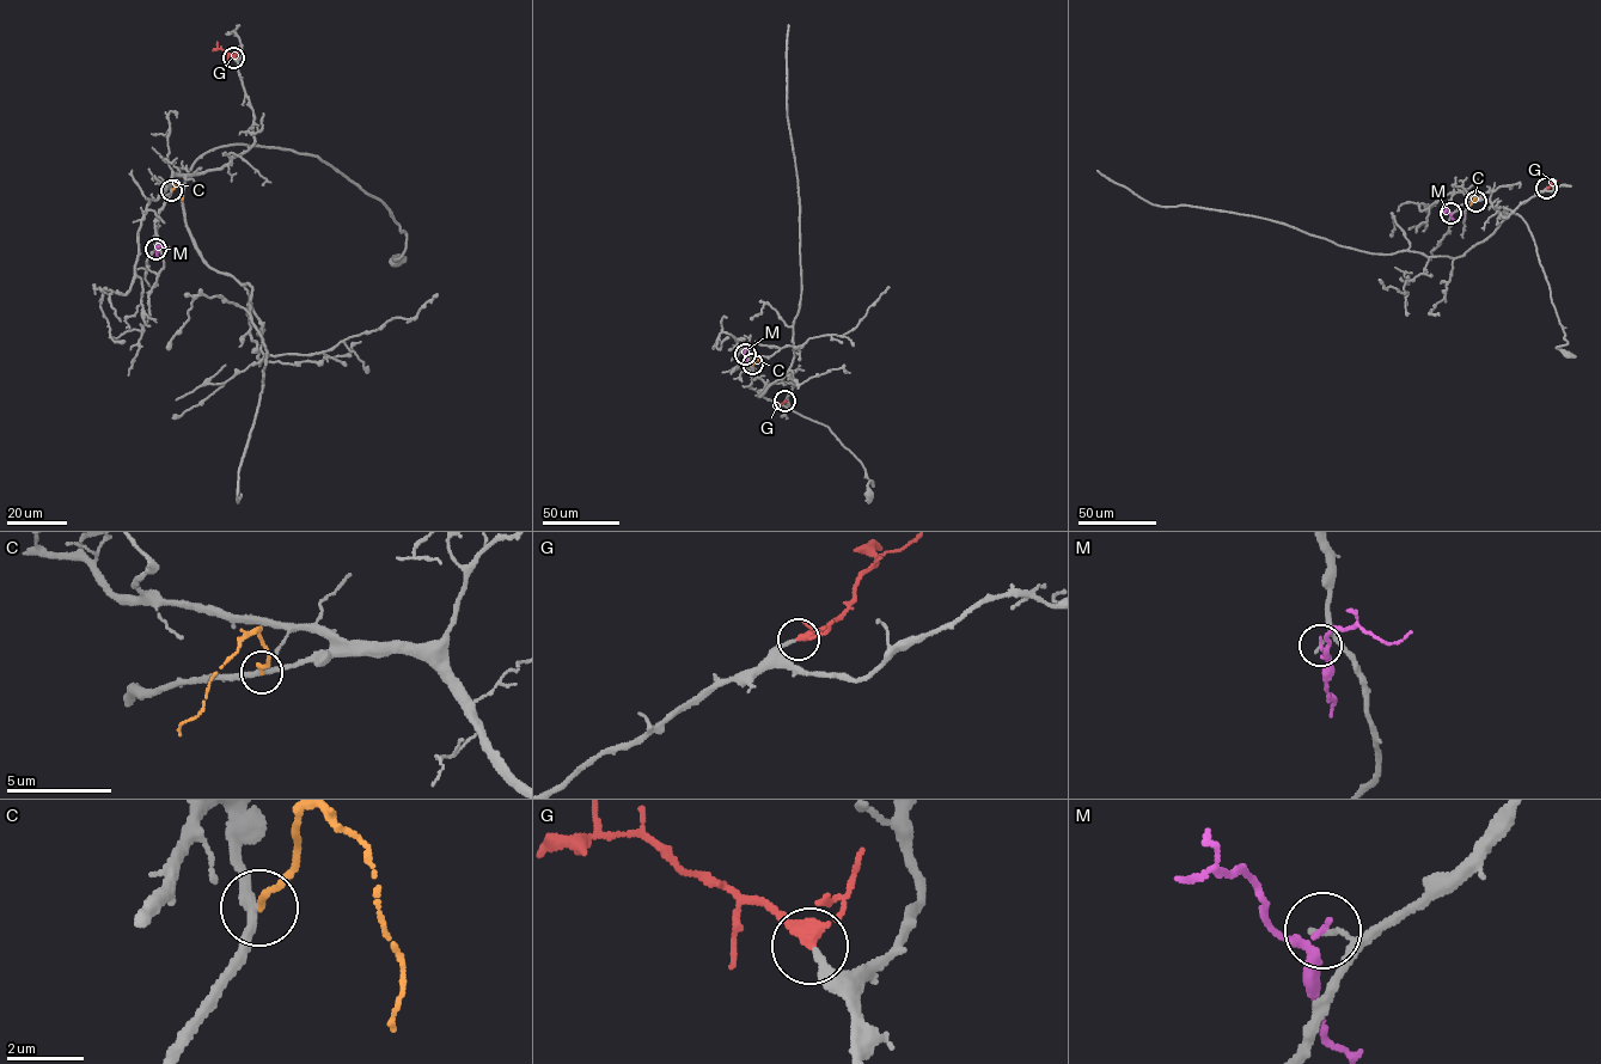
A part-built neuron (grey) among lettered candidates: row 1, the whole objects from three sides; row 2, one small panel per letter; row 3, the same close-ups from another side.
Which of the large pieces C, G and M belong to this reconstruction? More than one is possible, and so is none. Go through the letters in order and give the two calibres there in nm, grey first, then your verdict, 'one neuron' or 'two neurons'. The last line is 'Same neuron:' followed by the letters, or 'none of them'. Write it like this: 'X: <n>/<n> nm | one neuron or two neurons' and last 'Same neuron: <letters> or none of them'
C: 220/170 nm | two neurons
G: 190/280 nm | one neuron
M: 110/170 nm | two neurons
Same neuron: G

